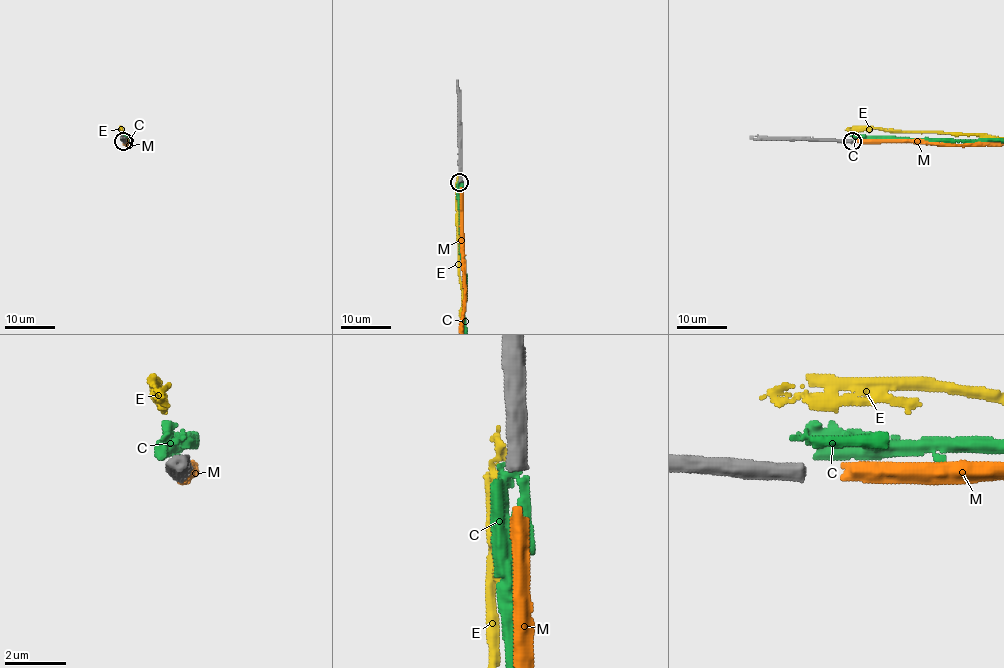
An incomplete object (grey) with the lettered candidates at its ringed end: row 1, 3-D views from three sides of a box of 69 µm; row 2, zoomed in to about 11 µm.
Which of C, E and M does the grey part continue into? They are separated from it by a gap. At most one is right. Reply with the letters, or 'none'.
M

